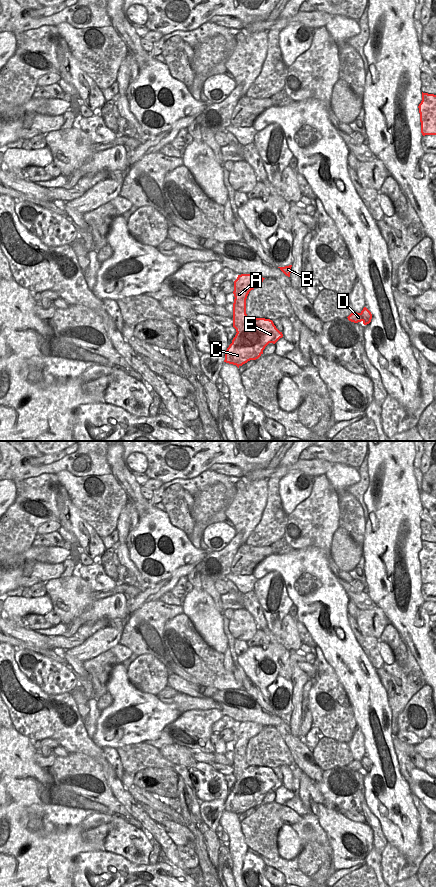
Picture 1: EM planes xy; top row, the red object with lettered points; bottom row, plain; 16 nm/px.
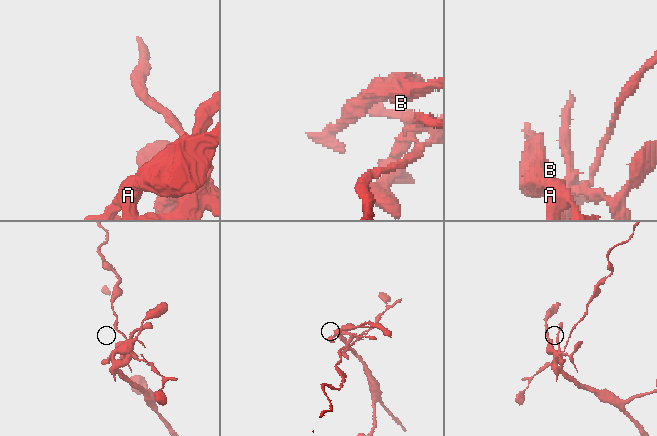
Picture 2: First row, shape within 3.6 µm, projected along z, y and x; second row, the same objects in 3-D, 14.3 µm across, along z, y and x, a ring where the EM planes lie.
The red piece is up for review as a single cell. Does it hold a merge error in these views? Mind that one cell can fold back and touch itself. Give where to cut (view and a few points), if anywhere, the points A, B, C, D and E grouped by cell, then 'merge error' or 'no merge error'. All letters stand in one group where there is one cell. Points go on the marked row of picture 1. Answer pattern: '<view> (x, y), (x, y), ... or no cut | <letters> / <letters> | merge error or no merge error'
xy (237, 332), (240, 332), (251, 343), (253, 351), (260, 355) | A B D E / C | merge error

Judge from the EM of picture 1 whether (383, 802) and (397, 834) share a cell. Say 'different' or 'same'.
same

